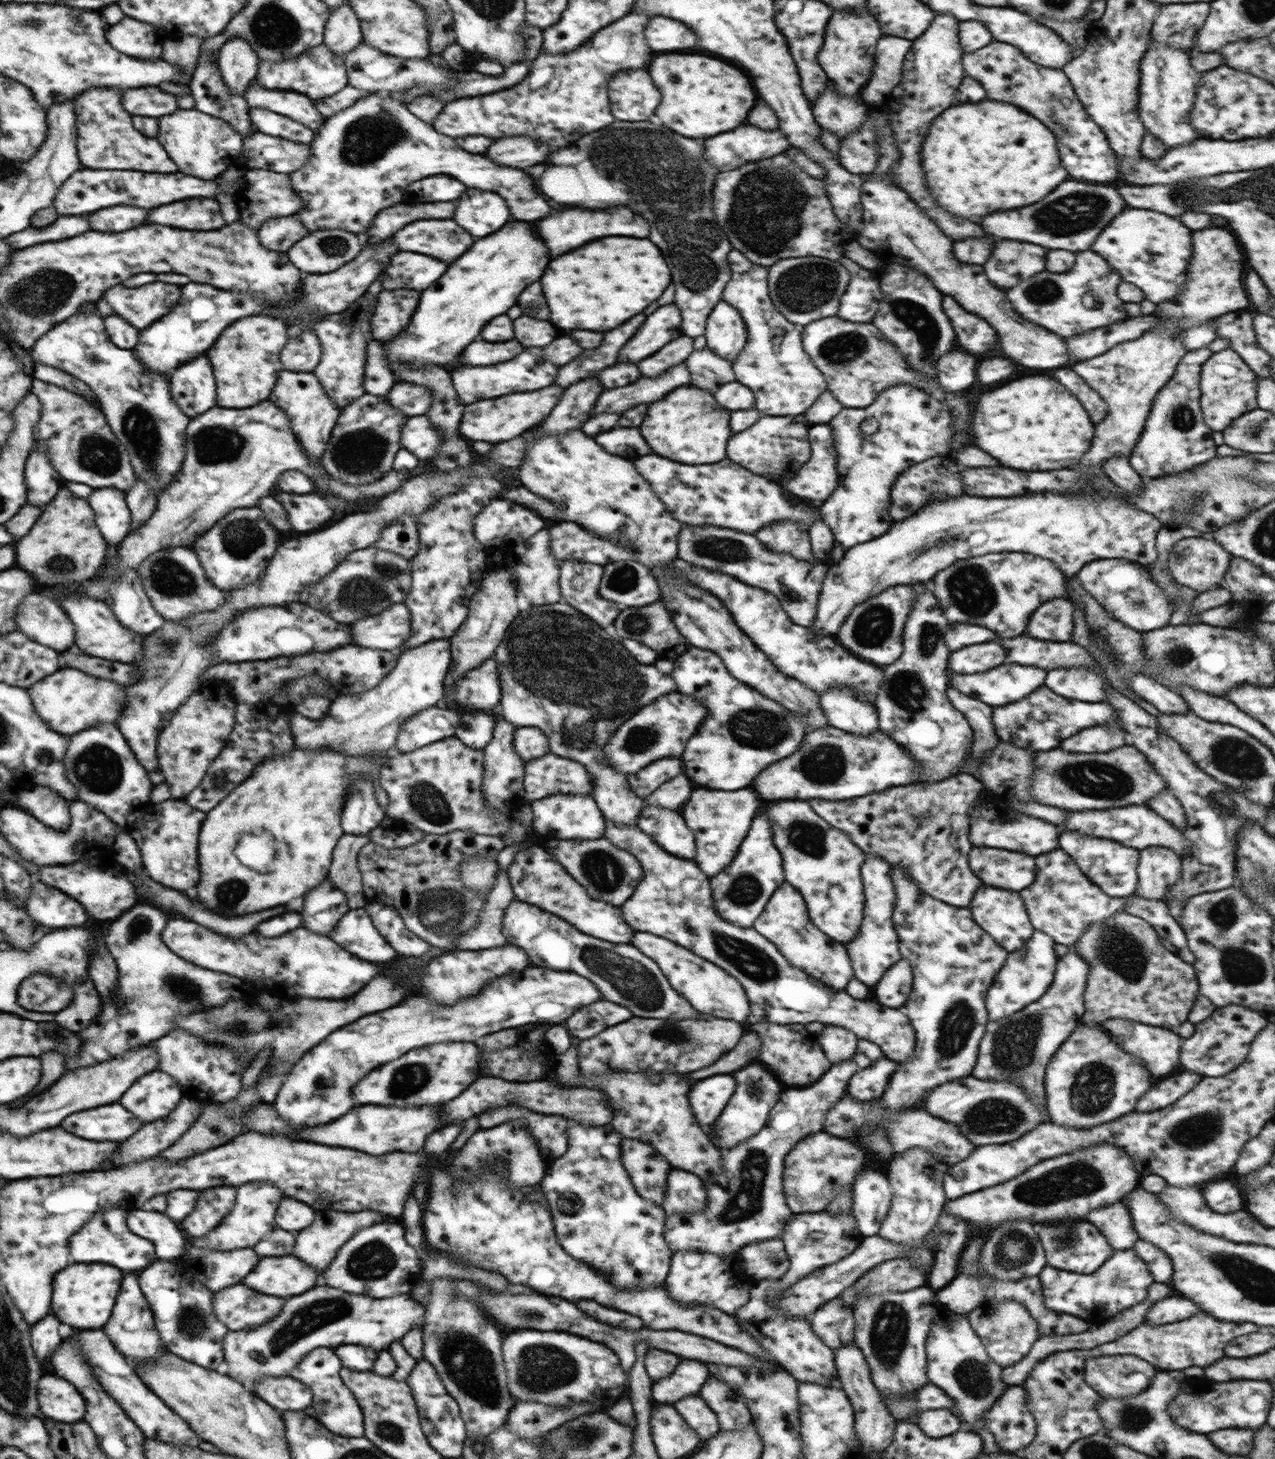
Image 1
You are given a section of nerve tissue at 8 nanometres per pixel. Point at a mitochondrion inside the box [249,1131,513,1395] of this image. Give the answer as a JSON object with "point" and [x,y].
{"point":[373,1260]}

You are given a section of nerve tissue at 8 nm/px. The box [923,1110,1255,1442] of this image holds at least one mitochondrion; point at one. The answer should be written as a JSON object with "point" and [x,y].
{"point":[1079,1178]}

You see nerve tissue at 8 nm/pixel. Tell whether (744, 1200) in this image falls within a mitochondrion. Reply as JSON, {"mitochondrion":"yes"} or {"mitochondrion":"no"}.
{"mitochondrion":"yes"}

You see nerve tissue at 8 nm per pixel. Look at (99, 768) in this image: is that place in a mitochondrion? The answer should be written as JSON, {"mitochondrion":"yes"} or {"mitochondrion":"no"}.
{"mitochondrion":"yes"}

